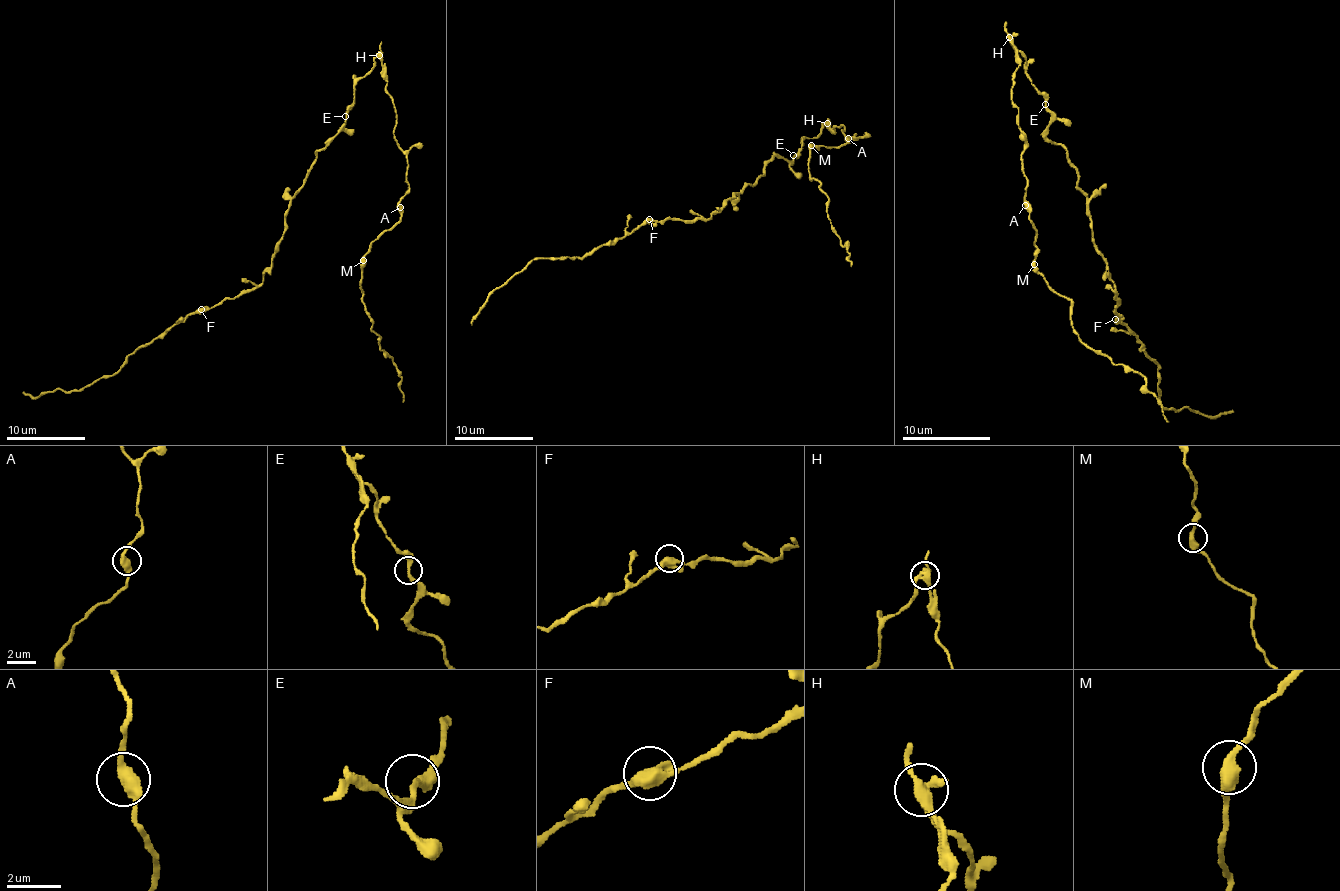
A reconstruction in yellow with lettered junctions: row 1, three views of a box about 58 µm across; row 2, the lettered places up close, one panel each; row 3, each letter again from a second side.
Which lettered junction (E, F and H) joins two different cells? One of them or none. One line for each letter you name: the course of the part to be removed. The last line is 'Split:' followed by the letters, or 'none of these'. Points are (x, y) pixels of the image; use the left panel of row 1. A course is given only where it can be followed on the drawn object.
H: Course of the part to remove: (379, 55), (408, 191), (400, 219), (371, 244), (361, 292), (402, 402)
Split: H

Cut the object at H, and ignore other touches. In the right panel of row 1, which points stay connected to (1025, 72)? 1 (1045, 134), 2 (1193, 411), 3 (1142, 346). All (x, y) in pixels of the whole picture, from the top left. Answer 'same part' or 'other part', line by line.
1: same part
2: same part
3: same part

